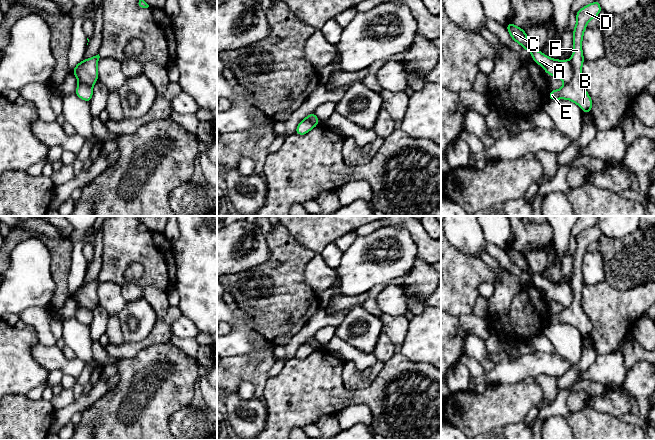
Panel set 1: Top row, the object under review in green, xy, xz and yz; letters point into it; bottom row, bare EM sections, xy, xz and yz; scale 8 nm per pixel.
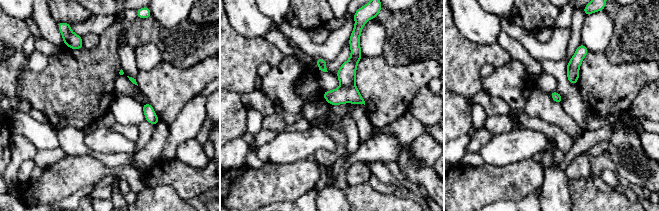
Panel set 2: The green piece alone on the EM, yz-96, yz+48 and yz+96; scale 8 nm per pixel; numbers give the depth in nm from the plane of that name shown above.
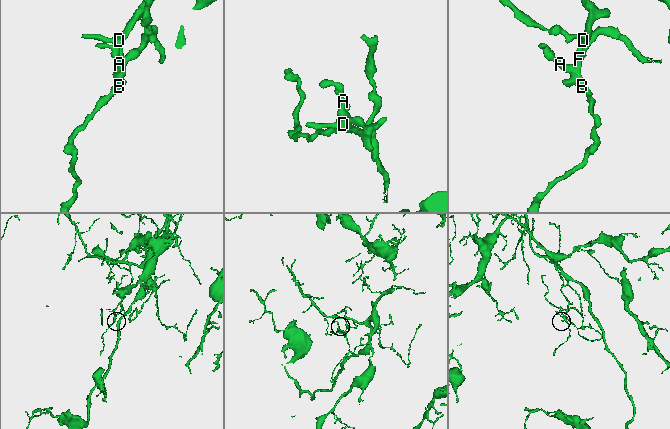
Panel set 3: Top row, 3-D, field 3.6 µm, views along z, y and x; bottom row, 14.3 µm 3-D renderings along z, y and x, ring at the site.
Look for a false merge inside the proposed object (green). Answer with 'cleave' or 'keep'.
cleave

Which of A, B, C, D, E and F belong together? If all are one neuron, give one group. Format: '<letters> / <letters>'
A C / B D E F

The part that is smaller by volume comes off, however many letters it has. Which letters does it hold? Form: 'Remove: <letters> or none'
Remove: A, C

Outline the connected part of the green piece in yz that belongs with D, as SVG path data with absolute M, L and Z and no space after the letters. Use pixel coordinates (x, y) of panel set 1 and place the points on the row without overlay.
M596 224L576 236L576 250L573 253L574 274L570 282L573 291L572 304L562 312L549 316L549 324L570 324L576 327L588 339L590 339L593 326L581 306L582 289L585 284L582 275L582 264L588 246L596 242L601 235L600 227Z

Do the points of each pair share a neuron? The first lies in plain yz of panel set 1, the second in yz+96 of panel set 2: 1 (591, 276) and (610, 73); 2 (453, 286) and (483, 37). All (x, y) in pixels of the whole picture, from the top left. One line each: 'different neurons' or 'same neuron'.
1: different neurons
2: different neurons

